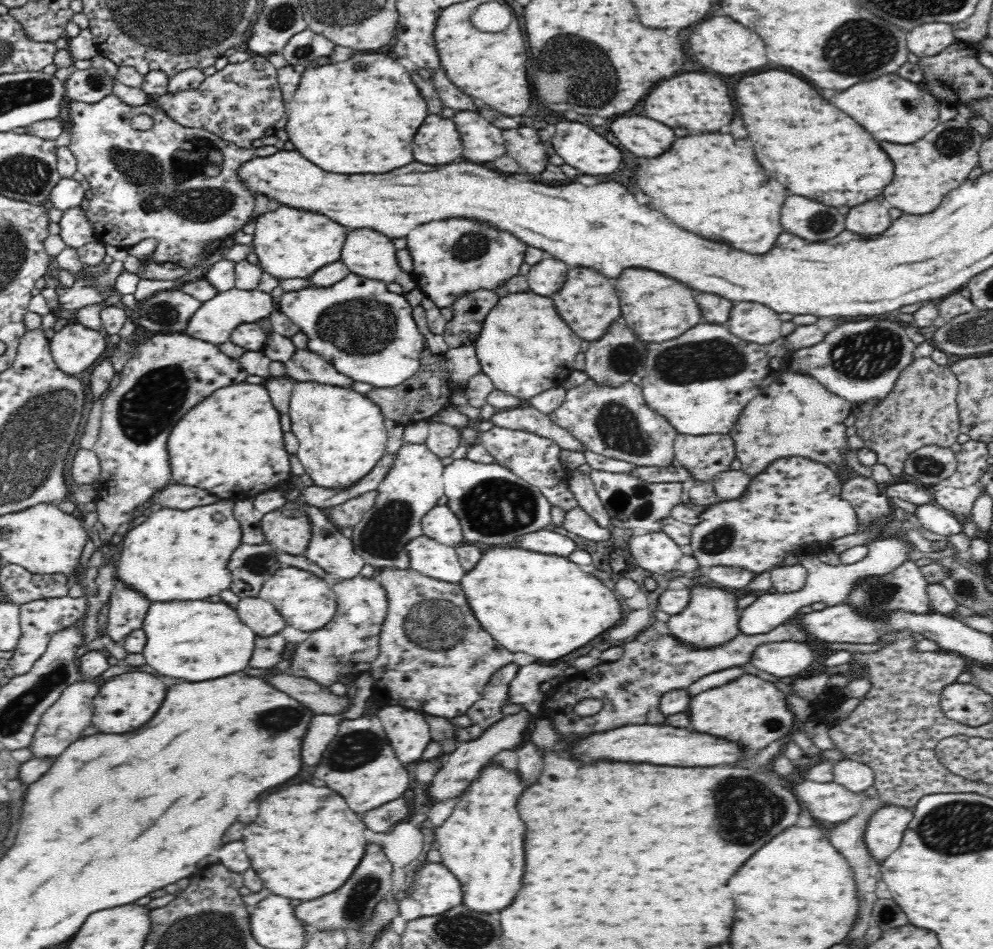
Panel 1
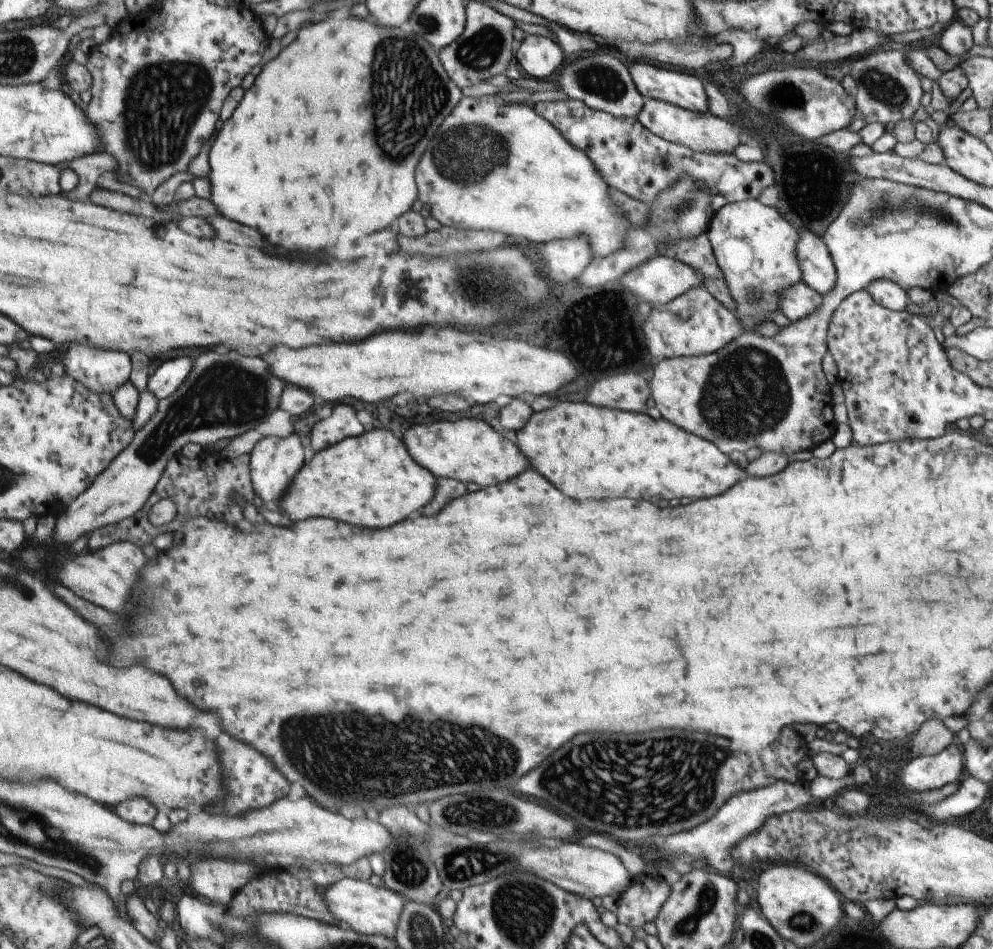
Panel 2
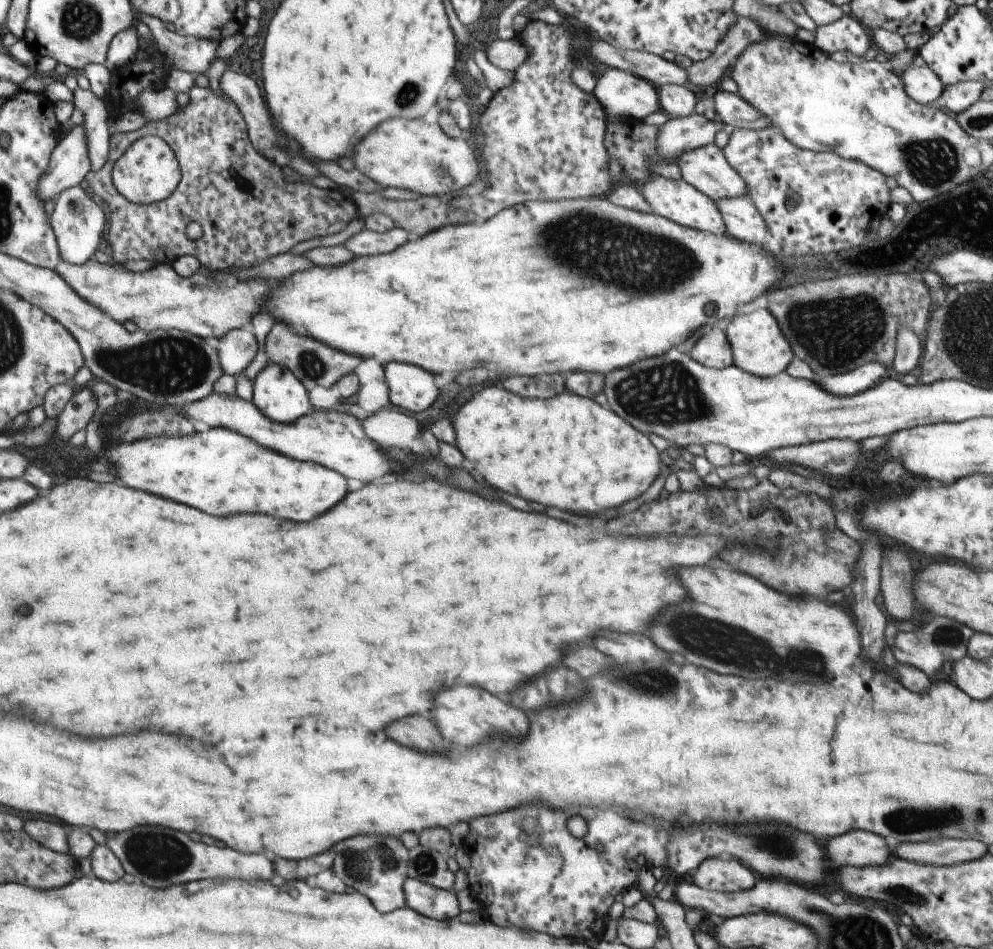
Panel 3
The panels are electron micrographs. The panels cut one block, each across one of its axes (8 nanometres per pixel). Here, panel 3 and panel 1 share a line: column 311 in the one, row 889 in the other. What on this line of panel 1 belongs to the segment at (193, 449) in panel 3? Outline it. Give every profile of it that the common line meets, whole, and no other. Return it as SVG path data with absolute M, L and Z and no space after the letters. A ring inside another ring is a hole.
M500 762L486 764L480 774L472 780L470 792L460 797L451 815L438 828L434 835L438 842L438 850L442 857L442 865L462 884L463 905L474 912L500 912L510 906L522 888L524 874L524 824L516 812L518 798L524 792L524 784L514 772L508 772L499 765Z

